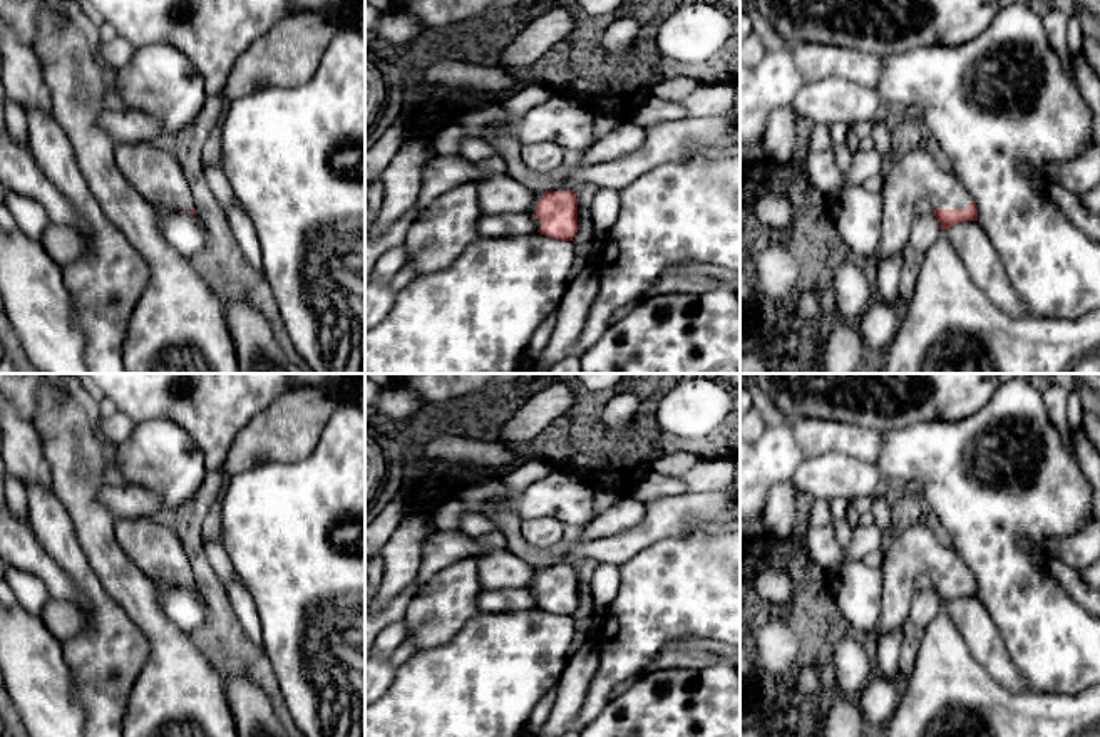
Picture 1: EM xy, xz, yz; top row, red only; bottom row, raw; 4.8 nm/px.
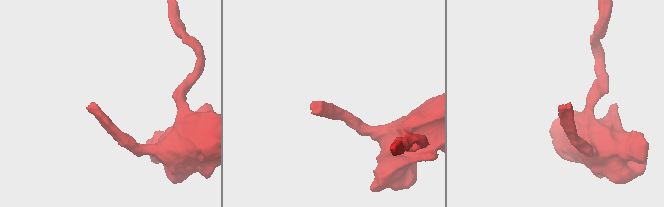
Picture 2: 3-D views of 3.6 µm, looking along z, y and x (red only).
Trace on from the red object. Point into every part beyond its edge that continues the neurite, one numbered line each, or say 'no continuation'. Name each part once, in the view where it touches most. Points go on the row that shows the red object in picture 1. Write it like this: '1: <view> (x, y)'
1: yz (916, 175)

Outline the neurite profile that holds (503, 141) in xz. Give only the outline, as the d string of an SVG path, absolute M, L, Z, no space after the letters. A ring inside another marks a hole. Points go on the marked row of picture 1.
M625 117L609 134L598 139L588 151L584 151L584 156L576 166L563 164L554 173L534 173L522 162L522 144L511 132L511 127L489 131L481 141L506 161L506 173L512 179L534 193L542 193L553 189L576 168L611 162L640 149L646 141L646 129Z

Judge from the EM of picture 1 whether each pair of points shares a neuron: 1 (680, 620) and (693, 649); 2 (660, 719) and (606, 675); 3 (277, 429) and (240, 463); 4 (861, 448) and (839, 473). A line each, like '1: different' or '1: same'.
1: different
2: different
3: same
4: different

